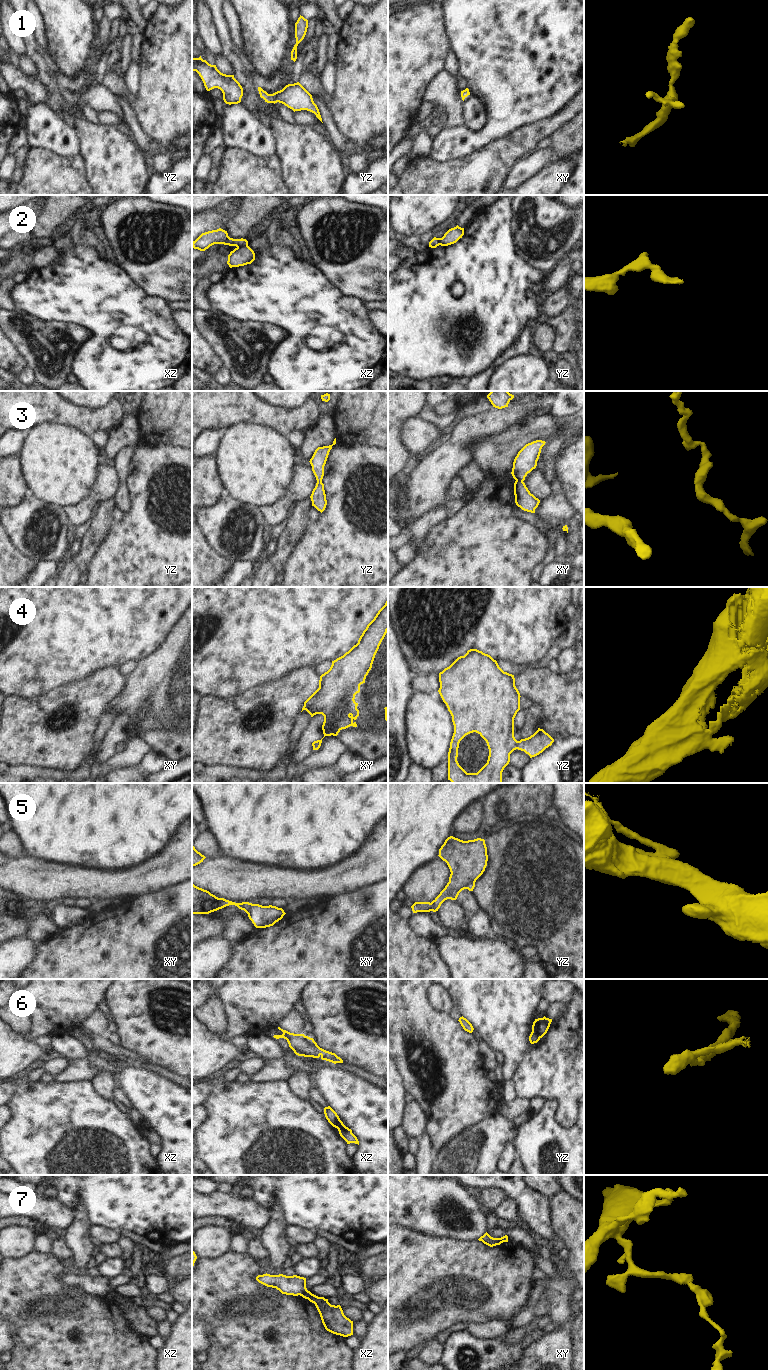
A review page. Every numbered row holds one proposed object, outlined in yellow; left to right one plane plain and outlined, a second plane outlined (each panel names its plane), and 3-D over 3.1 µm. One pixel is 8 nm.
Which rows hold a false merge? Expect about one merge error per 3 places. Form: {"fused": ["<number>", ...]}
{"fused": ["2", "5", "6", "7"]}

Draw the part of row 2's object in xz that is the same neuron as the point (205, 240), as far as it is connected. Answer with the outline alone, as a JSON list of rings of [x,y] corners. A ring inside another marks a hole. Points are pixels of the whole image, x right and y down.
[[[219,228],[217,230],[202,233],[195,241],[192,242],[192,247],[200,251],[205,251],[214,244],[224,244],[236,247],[245,247],[248,245],[246,239],[233,239],[228,236],[227,231]]]

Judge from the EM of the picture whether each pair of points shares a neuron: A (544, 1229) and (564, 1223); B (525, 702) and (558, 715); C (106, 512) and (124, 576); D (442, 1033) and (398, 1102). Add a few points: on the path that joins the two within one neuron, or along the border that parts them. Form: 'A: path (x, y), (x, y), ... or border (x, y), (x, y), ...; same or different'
A: border (549, 1204), (550, 1226), (556, 1234); different
B: border (521, 695), (526, 695), (534, 700); different
C: border (114, 519), (107, 533), (97, 546); different
D: border (398, 1068), (404, 1087), (407, 1090); different

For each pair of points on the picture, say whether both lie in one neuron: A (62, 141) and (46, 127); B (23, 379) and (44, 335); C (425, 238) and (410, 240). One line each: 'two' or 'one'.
A: one
B: two
C: one

